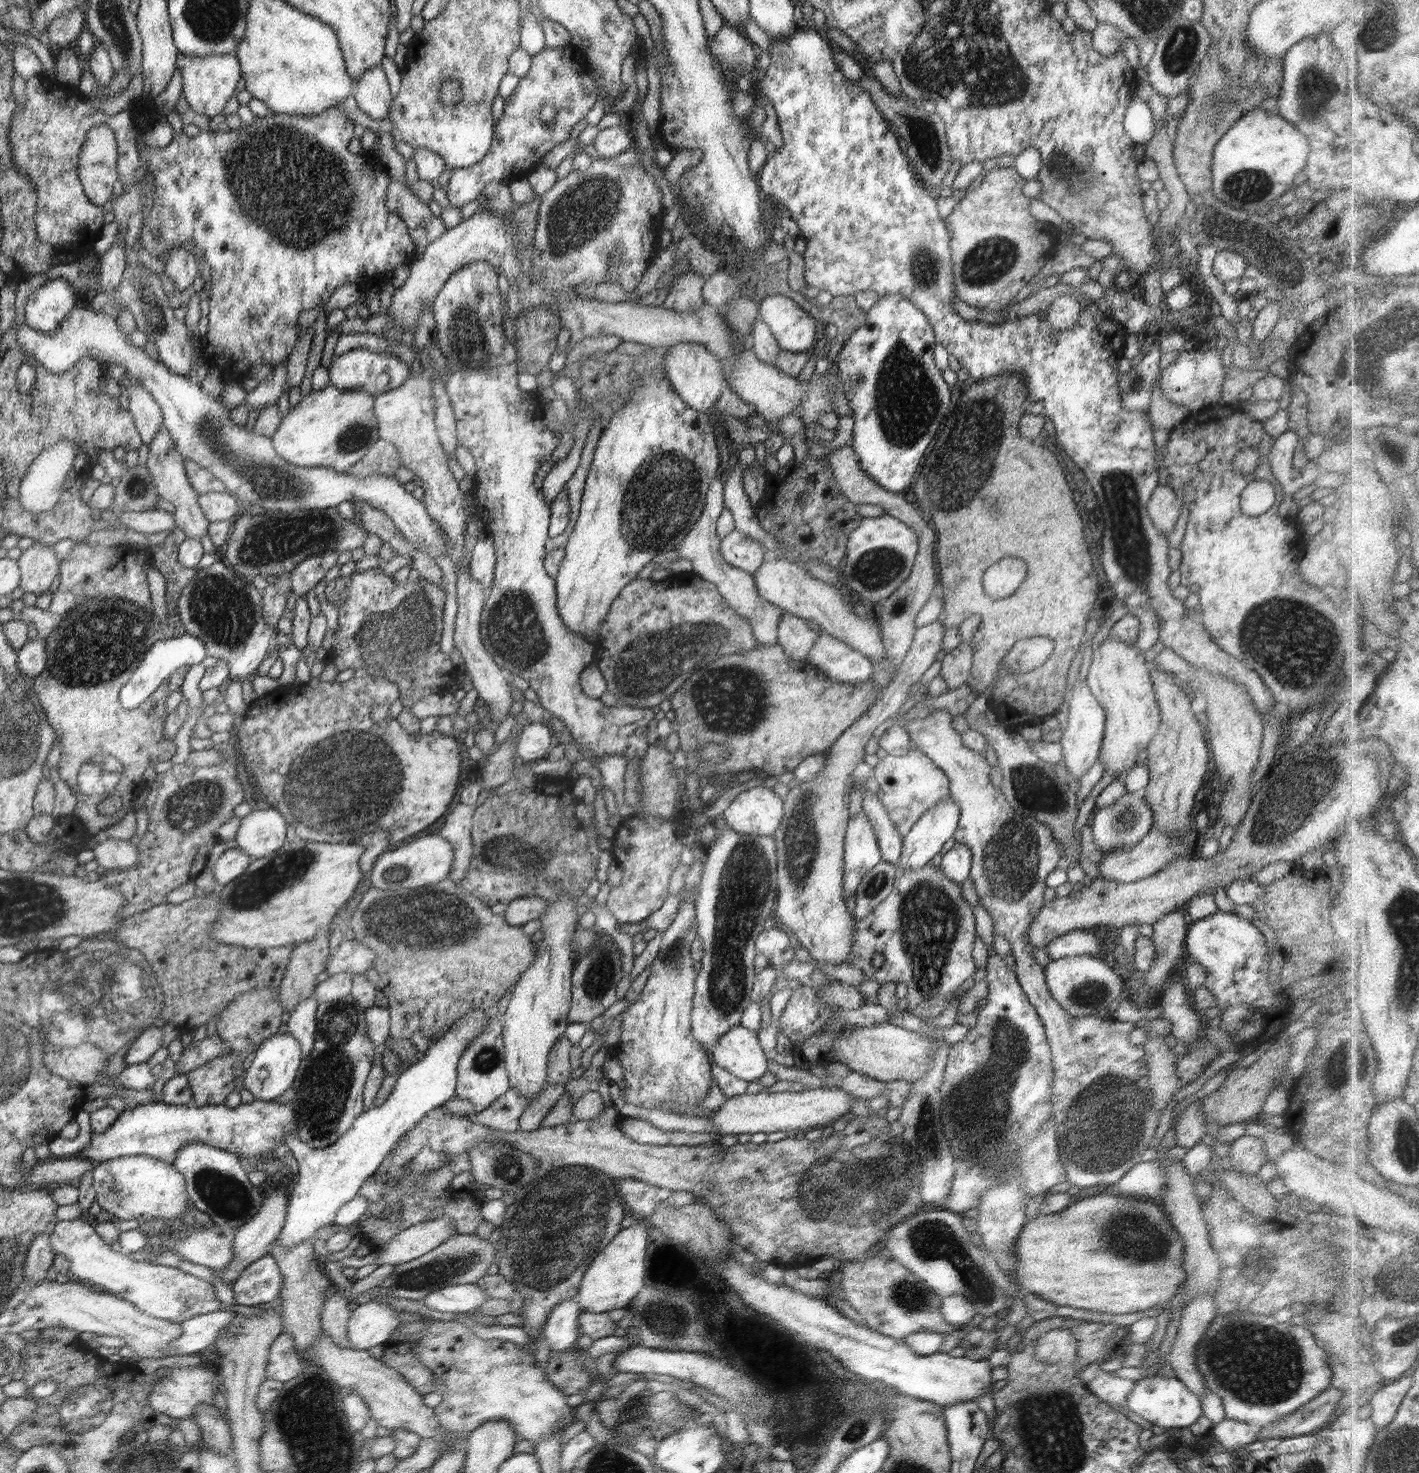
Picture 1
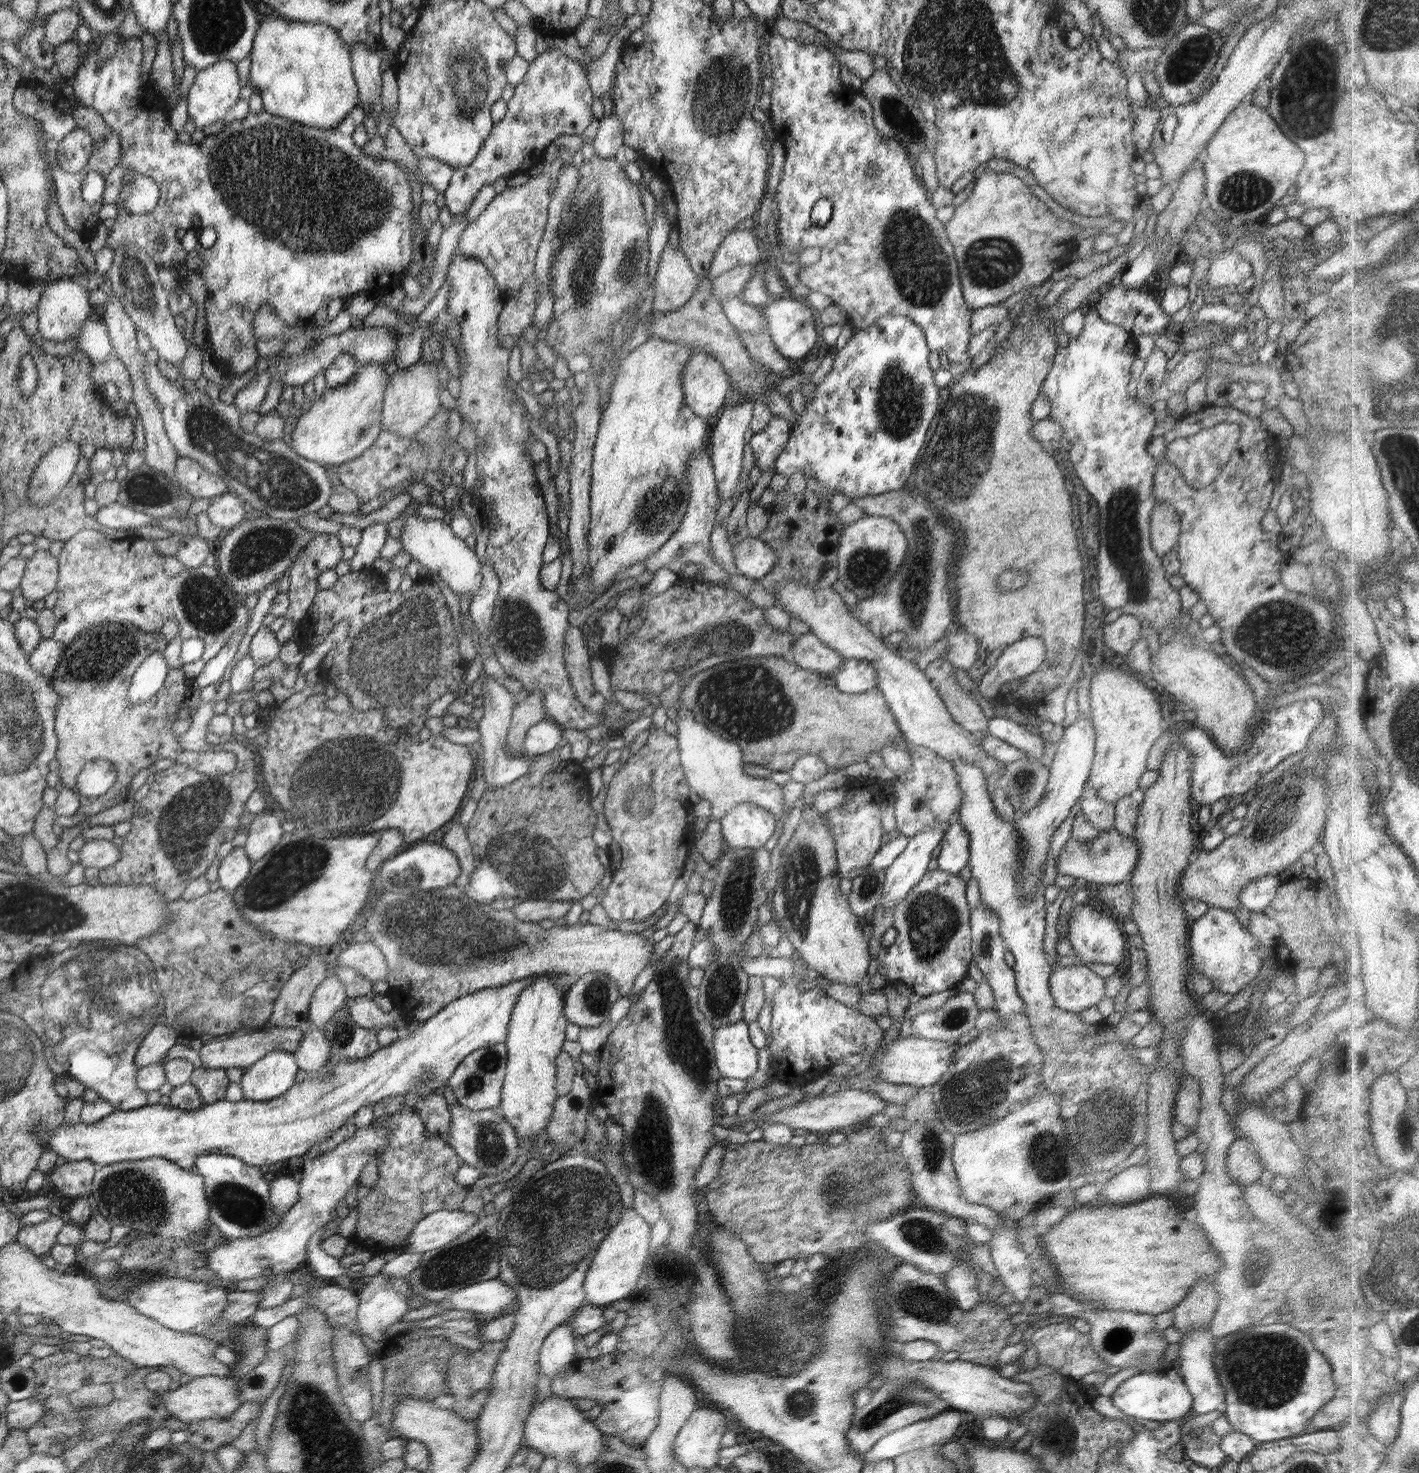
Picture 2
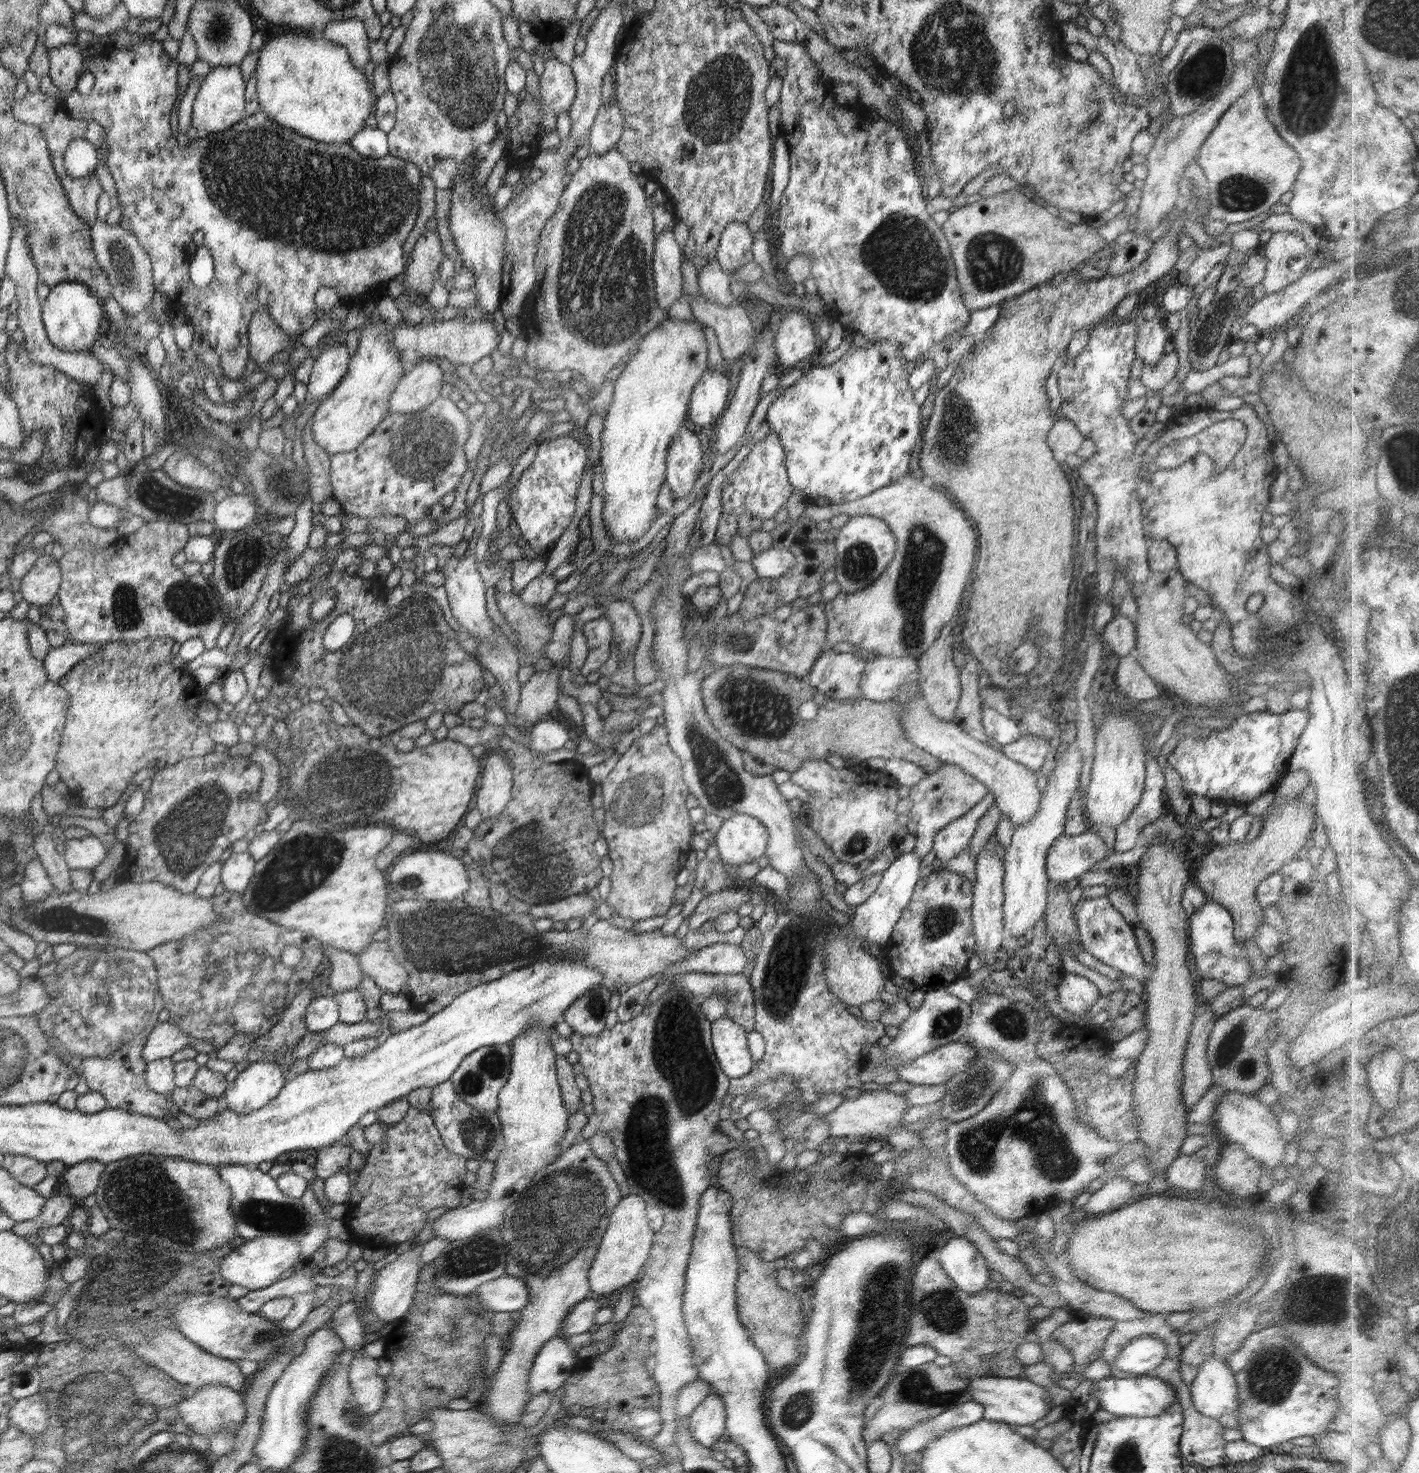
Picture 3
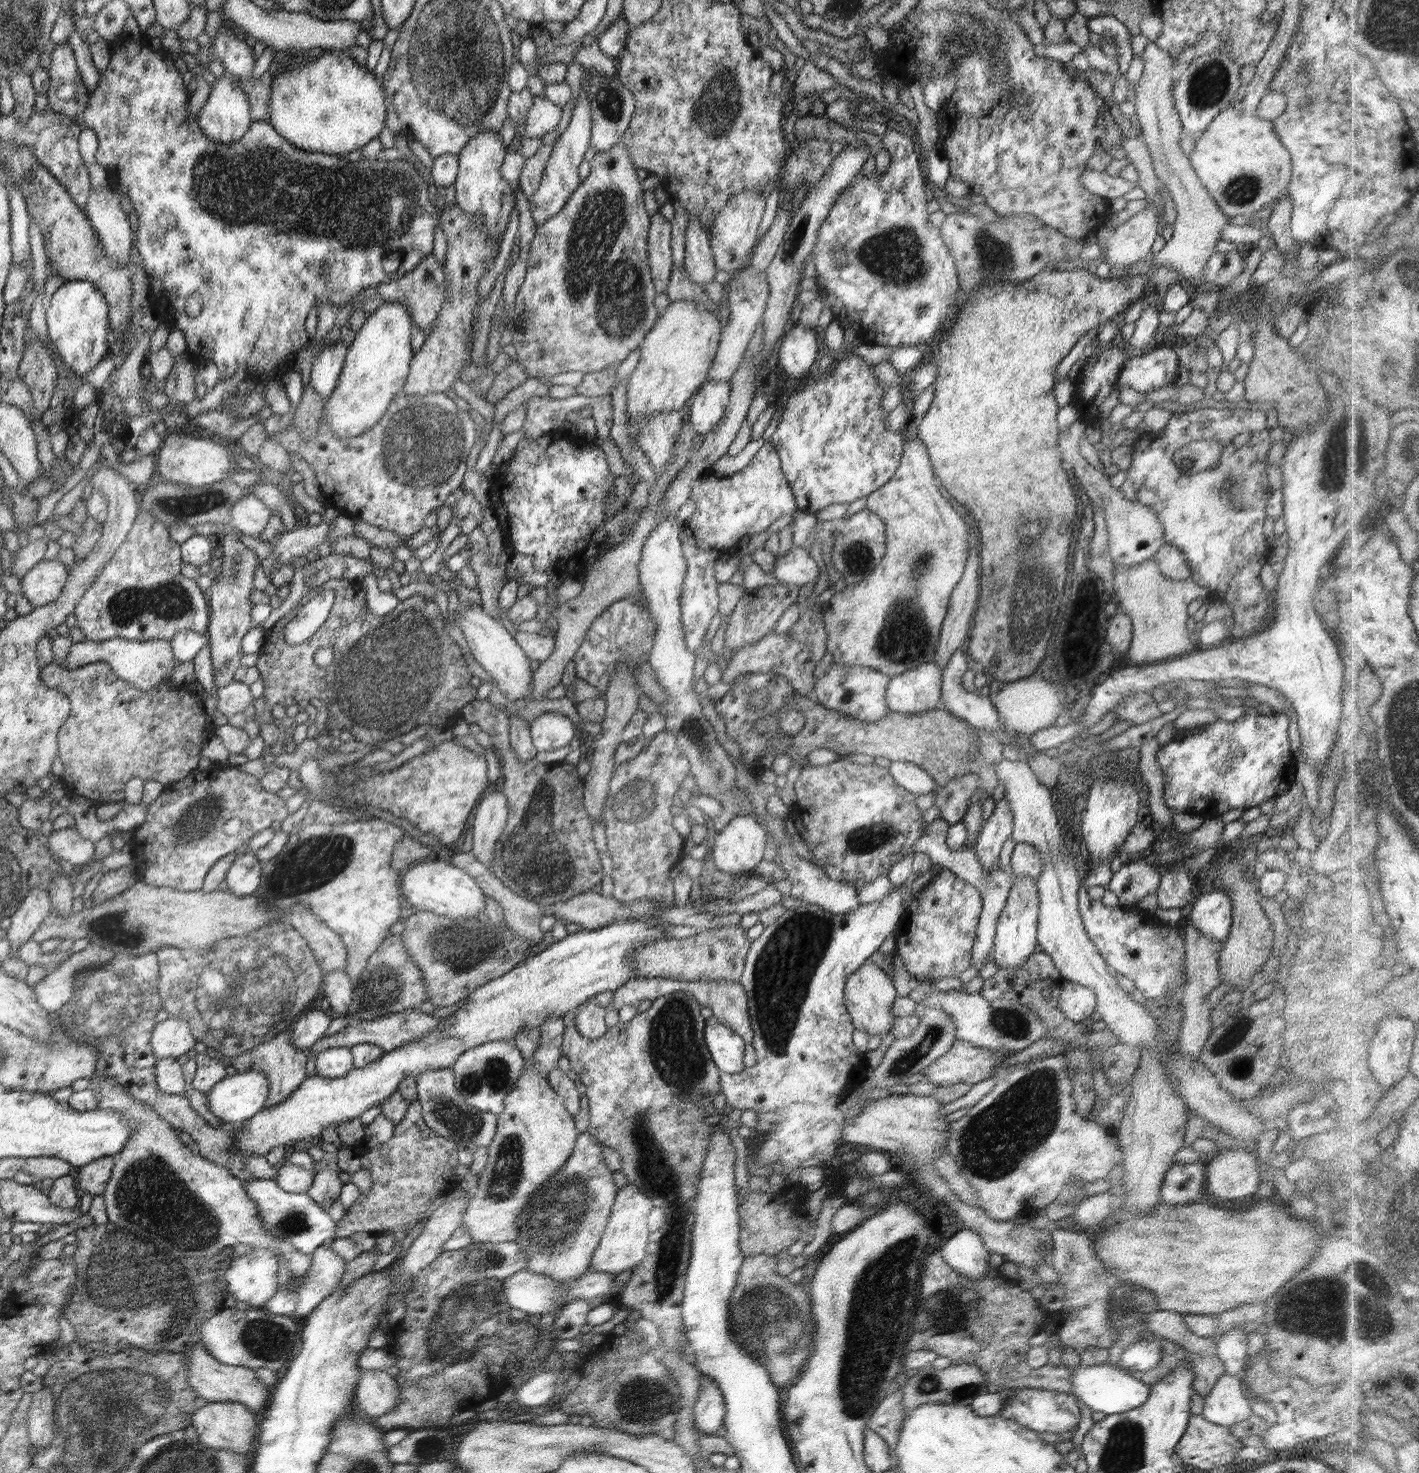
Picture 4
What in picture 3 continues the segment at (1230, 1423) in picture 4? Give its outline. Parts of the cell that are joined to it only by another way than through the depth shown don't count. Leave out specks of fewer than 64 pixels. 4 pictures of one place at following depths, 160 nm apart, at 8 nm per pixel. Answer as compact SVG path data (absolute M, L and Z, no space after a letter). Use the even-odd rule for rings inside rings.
M1215 1356L1205 1360L1190 1385L1192 1404L1204 1416L1219 1420L1238 1411L1238 1385L1233 1370Z

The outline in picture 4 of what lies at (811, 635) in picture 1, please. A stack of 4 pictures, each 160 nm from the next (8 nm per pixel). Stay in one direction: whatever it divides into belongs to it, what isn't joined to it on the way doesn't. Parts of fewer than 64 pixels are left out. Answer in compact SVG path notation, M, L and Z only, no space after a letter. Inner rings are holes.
M832 663L822 677L815 679L815 685L809 697L828 710L836 710L856 720L876 722L890 711L886 702L890 679L886 674L867 666L842 666Z

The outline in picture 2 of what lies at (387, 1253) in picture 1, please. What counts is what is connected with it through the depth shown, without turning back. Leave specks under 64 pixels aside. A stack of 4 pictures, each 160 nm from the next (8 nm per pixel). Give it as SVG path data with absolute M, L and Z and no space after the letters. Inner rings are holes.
M437 1210L420 1220L400 1251L422 1253L434 1251L455 1241L484 1215L462 1210Z

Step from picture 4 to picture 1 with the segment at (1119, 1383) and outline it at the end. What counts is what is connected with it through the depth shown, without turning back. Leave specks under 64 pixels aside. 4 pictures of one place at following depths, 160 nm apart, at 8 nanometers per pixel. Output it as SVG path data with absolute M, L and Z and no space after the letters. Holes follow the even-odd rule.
M1154 1375L1135 1381L1133 1389L1127 1396L1127 1403L1128 1412L1134 1412L1153 1425L1169 1431L1189 1428L1204 1416L1201 1398L1190 1392L1179 1378L1165 1375Z

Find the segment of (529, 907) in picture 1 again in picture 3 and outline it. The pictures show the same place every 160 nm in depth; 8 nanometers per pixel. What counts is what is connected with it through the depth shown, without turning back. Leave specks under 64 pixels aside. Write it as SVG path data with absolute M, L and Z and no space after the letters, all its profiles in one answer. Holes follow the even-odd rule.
M575 894L556 902L531 905L528 914L534 920L549 918L554 922L567 923L576 918L586 919L597 906L598 903L588 894Z

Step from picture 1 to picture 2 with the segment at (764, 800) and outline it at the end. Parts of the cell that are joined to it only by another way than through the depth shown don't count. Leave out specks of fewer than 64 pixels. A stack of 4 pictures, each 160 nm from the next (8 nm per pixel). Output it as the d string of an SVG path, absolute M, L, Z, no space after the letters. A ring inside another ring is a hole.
M744 803L734 806L720 820L726 849L760 849L772 838L776 819L768 811Z

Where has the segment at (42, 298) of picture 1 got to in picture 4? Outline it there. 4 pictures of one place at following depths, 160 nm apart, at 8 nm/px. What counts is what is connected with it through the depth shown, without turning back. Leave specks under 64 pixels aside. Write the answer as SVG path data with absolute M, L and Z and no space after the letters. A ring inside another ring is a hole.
M69 280L47 299L46 324L50 340L64 365L76 376L86 375L99 365L108 352L108 304L93 282Z

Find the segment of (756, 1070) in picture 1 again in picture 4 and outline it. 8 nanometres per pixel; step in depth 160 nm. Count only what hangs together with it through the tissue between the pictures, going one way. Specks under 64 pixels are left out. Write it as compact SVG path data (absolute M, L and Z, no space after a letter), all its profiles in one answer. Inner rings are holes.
M714 1015L705 1019L704 1040L716 1067L725 1074L745 1070L745 1040Z

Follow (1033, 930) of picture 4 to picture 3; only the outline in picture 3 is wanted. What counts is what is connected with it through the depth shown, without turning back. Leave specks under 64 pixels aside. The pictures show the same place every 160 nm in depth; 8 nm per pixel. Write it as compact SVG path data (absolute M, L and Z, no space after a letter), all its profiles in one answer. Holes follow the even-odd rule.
M1068 750L1058 760L1056 768L1043 778L1040 788L1040 809L1024 825L1016 827L1010 847L1006 849L1003 862L1003 917L1004 932L1024 942L1028 931L1032 931L1042 920L1047 907L1048 885L1051 881L1046 875L1046 856L1054 840L1064 834L1066 812L1072 794L1079 792L1079 776L1082 768L1080 752Z

